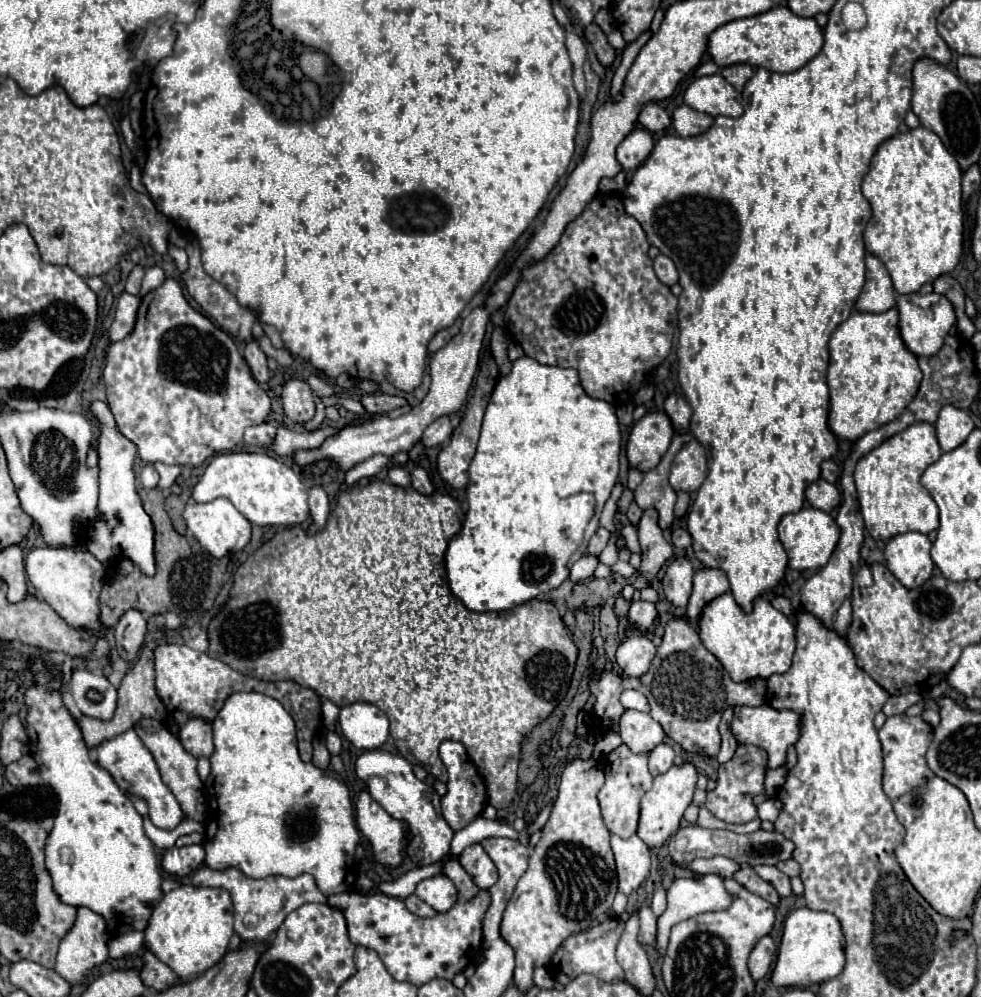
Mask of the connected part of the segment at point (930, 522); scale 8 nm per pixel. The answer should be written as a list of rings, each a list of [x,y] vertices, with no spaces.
[[[916,422],[890,436],[856,462],[854,482],[858,490],[858,504],[872,538],[888,540],[910,530],[928,534],[938,528],[938,506],[928,490],[920,486],[920,476],[940,456],[942,448],[938,444],[934,426],[928,422]]]

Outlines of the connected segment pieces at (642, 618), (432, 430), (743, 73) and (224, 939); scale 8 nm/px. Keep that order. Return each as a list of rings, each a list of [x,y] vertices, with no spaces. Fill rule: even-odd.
[[[636,600],[630,604],[628,608],[628,624],[632,630],[638,630],[638,632],[648,632],[652,626],[654,626],[654,620],[656,620],[658,612],[654,608],[652,602],[644,602],[644,600]]]
[[[440,416],[438,420],[434,420],[422,434],[422,444],[432,448],[432,446],[440,446],[444,444],[453,433],[453,427],[448,420],[448,416]]]
[[[732,64],[732,66],[722,68],[720,74],[722,74],[736,90],[742,90],[744,84],[748,82],[748,78],[754,74],[754,68],[752,68],[750,64]]]
[[[182,884],[180,888],[164,894],[154,906],[146,928],[146,946],[160,962],[170,966],[180,980],[188,980],[222,960],[228,950],[230,936],[234,934],[232,924],[232,898],[226,890]]]

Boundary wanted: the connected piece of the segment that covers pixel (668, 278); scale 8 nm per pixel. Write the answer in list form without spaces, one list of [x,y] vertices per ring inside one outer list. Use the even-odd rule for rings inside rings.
[[[658,254],[656,260],[654,260],[654,272],[658,276],[658,280],[666,286],[674,286],[678,282],[678,272],[676,272],[676,266],[674,262],[664,256],[664,254]]]

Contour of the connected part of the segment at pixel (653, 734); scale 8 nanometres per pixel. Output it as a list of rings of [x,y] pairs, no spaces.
[[[626,710],[620,718],[620,738],[636,754],[650,754],[652,748],[664,742],[666,734],[650,714]]]

